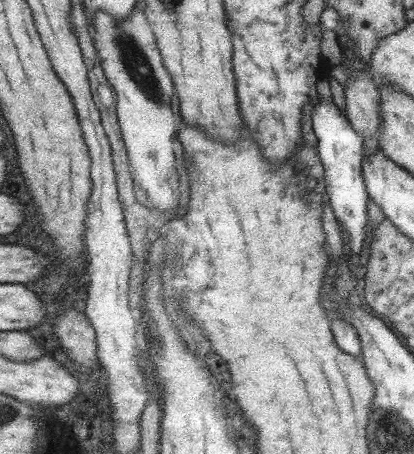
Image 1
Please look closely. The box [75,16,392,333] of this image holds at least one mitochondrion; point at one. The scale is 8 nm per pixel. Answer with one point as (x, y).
(135, 63)

